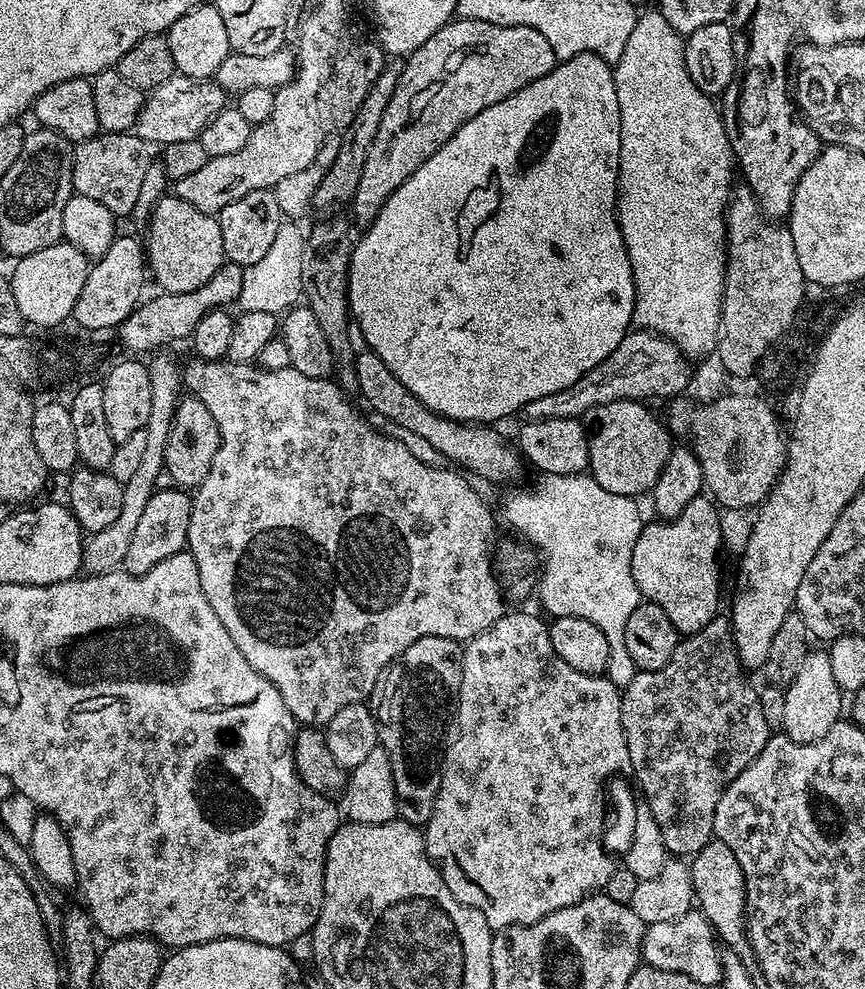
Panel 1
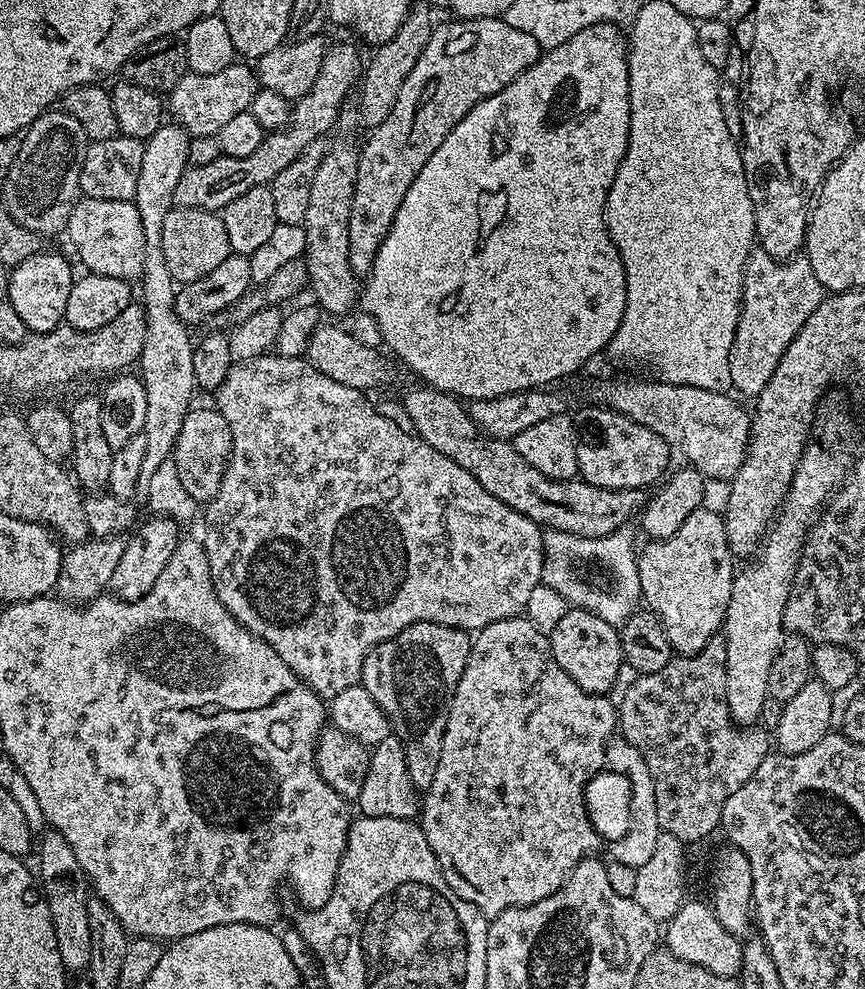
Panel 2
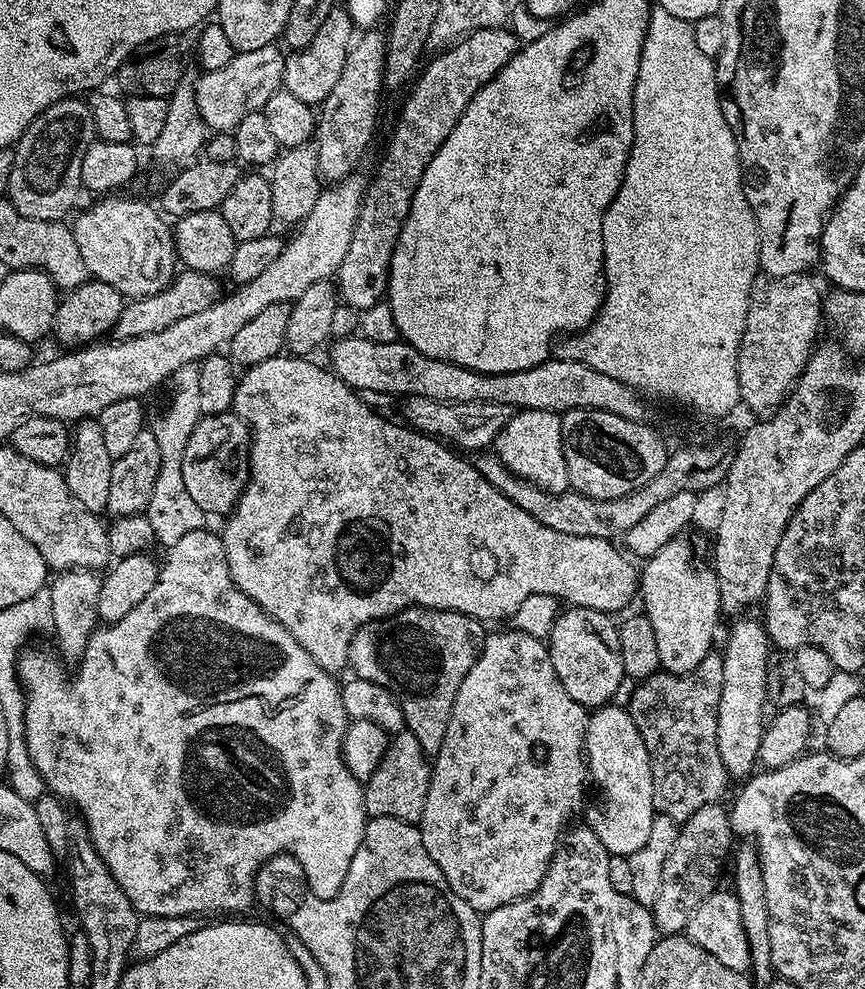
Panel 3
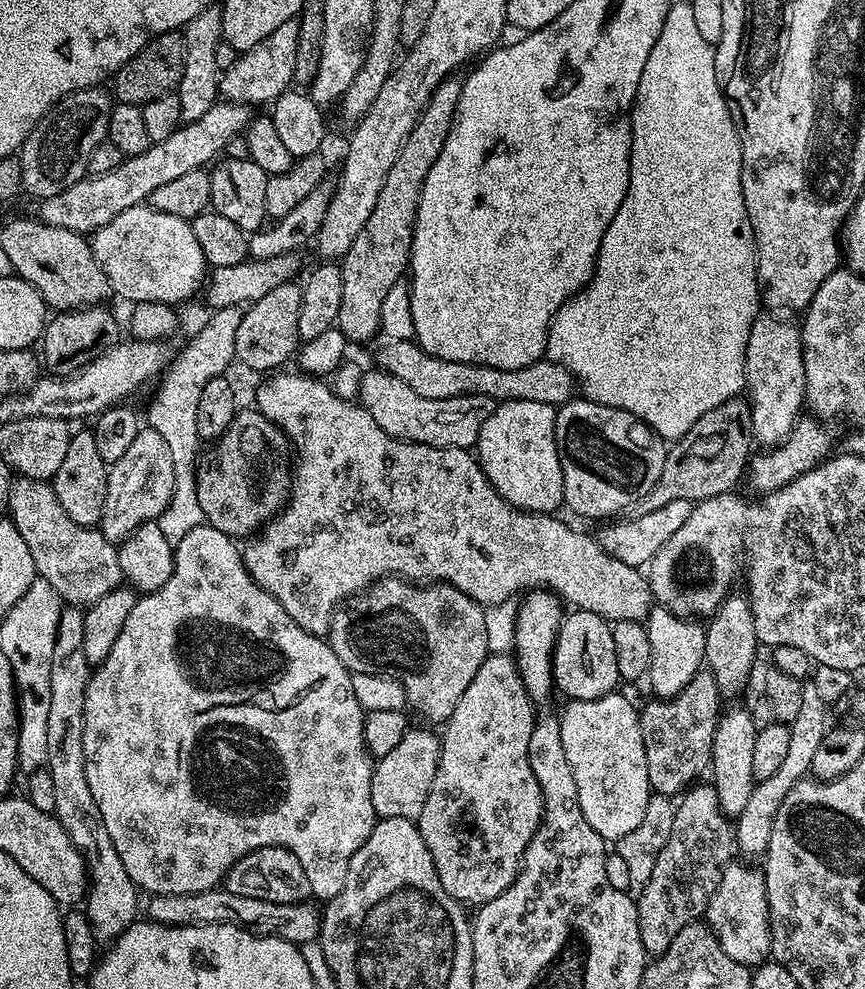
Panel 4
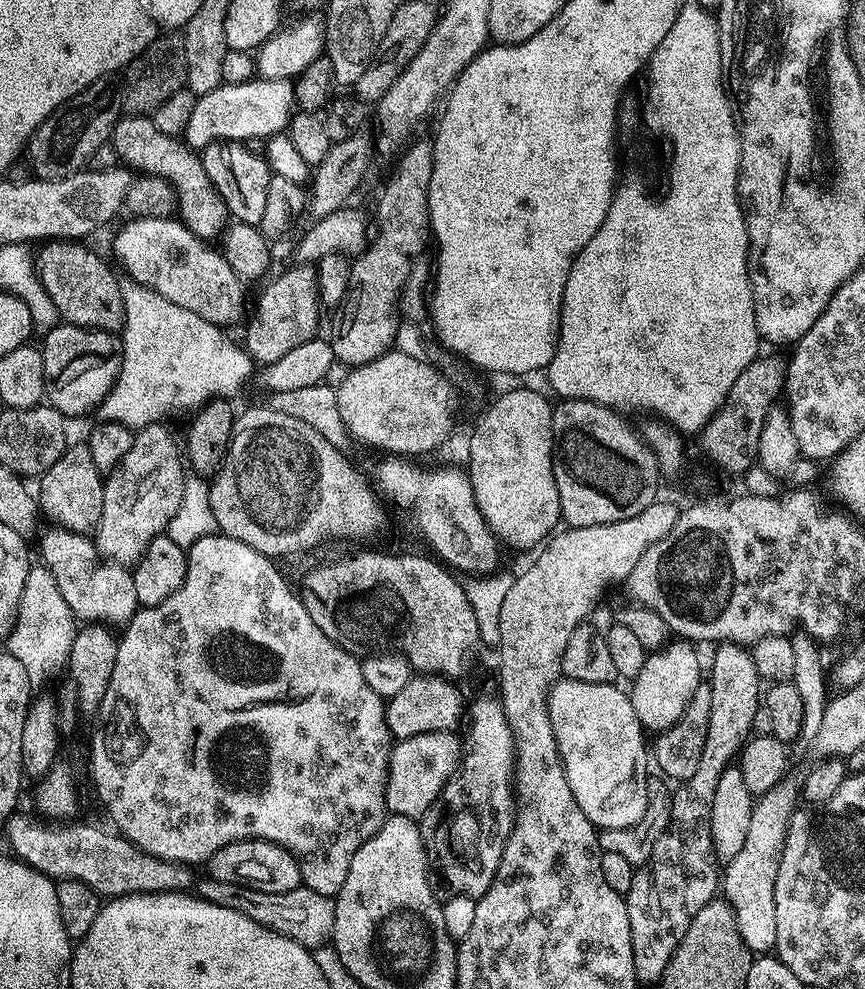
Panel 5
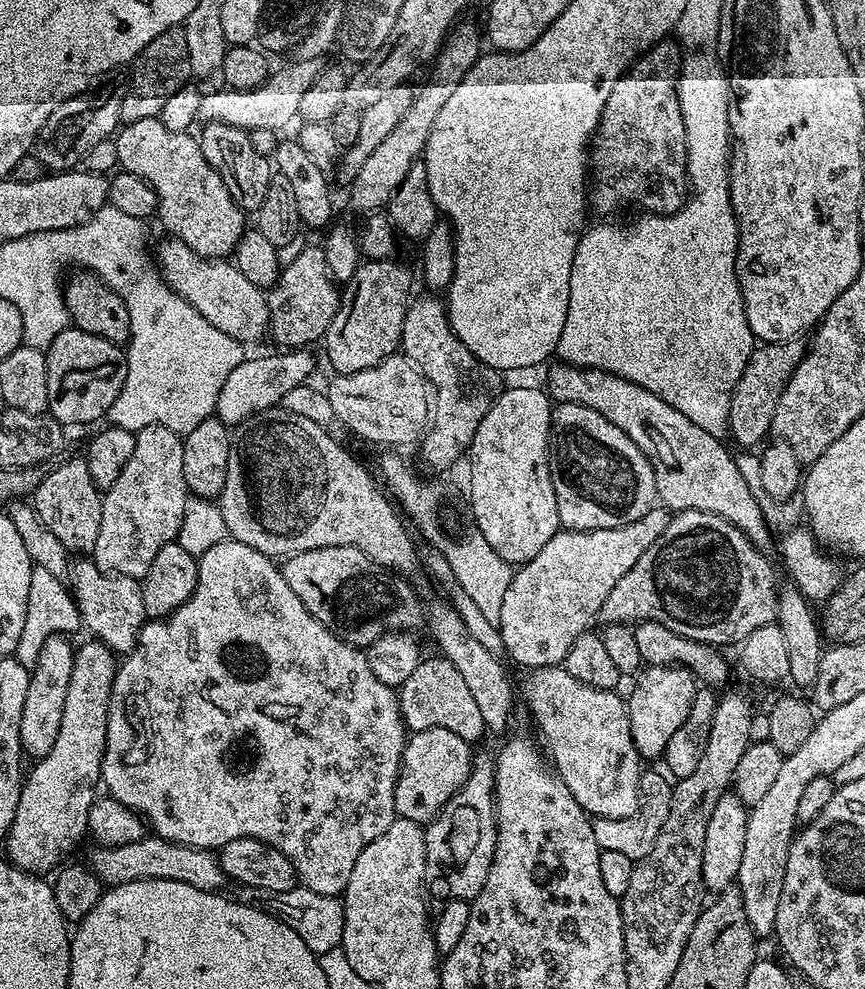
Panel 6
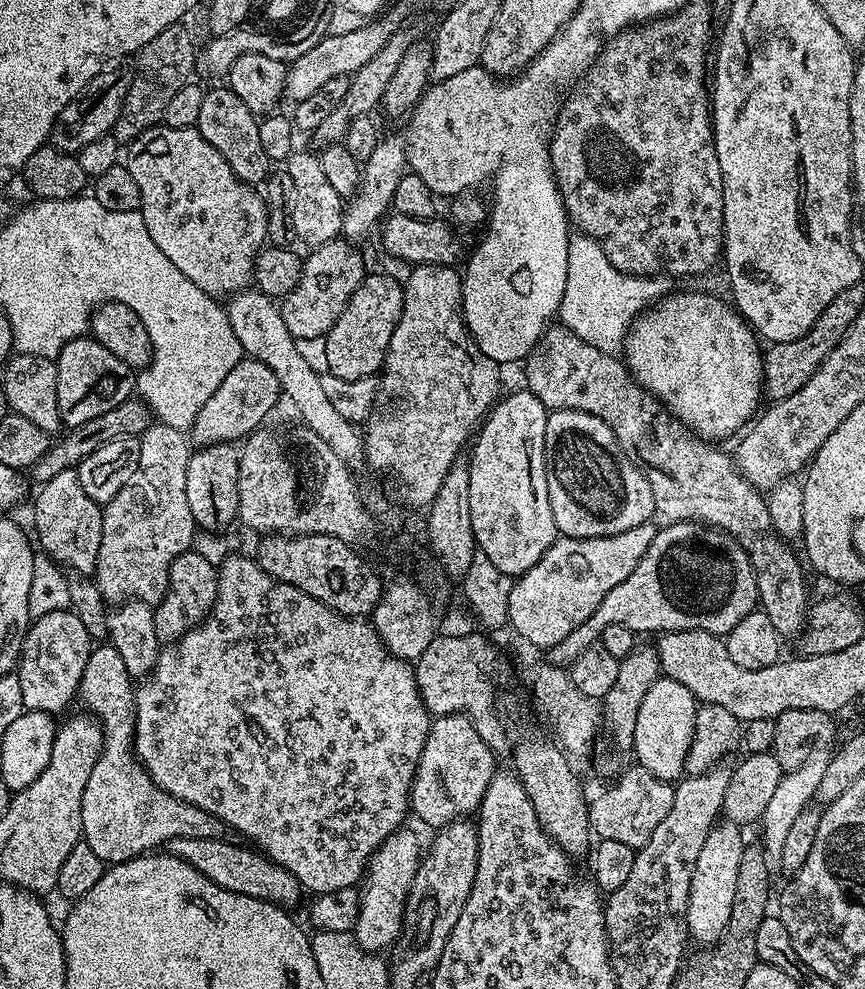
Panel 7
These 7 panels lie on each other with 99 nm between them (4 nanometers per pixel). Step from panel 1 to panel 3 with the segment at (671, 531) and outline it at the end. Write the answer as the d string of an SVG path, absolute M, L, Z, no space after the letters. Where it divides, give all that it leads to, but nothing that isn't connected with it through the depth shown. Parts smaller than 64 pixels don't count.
M677 538L666 542L658 554L647 557L643 561L642 567L638 572L638 596L644 599L643 615L647 616L650 627L654 630L656 643L658 645L658 658L660 667L663 671L673 672L674 674L686 674L702 662L708 653L713 651L716 640L716 627L722 621L720 610L720 591L716 581L715 567L703 564L696 557L696 552L692 549L692 544L685 538Z

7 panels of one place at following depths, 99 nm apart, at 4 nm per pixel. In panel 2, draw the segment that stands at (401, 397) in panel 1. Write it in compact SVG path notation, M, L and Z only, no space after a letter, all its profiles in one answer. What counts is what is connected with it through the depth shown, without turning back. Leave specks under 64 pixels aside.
M419 387L410 389L404 396L404 412L411 431L434 446L438 454L446 454L450 462L458 462L462 470L474 474L498 502L506 502L506 506L518 510L518 514L526 514L526 518L539 524L541 529L582 538L602 538L631 525L647 506L649 493L642 488L603 488L583 478L551 480L518 454L513 441L487 436L471 420L467 407L457 397L436 388Z

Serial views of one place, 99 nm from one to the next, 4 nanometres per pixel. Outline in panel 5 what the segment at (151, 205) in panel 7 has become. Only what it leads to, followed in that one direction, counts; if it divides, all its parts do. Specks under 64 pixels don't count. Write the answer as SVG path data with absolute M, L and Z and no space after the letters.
M121 115L120 121L114 126L110 142L129 169L142 168L141 171L166 178L176 187L179 219L195 236L211 241L212 236L219 237L223 233L230 220L228 207L222 202L218 190L214 190L204 169L203 159L177 137L162 134L162 130L154 126L151 115Z

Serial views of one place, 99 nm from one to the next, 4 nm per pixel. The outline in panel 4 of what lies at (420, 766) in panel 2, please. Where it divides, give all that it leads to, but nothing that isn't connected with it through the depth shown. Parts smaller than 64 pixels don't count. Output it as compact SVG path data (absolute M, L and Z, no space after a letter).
M386 576L383 580L376 581L371 588L361 592L359 596L337 608L328 627L326 639L332 645L334 654L338 654L342 666L346 666L349 672L382 674L383 676L394 678L406 690L407 707L409 709L413 708L424 719L421 721L427 722L432 726L443 726L448 723L450 714L454 714L454 706L458 706L458 701L462 698L463 692L466 691L466 686L470 686L470 681L473 680L474 674L478 674L478 666L482 666L482 662L490 654L487 648L485 609L485 605L478 603L477 600L470 599L466 594L462 594L462 590L458 590L452 584L445 584L443 582L413 582L398 576Z

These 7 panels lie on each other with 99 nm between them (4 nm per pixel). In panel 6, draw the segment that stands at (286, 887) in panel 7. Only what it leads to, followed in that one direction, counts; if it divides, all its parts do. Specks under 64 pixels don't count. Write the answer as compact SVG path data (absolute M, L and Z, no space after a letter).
M155 834L145 835L142 840L135 840L122 846L113 848L96 846L93 849L88 860L86 859L86 864L104 886L125 884L135 880L166 878L174 882L186 882L190 886L198 886L198 890L220 892L223 884L226 884L219 855L215 851L192 848L188 844L171 844Z

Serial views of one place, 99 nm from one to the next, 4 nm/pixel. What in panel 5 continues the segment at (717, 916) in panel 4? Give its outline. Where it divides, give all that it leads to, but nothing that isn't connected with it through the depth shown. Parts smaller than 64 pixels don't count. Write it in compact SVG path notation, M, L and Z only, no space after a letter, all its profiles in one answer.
M773 790L759 797L752 805L750 830L742 850L727 861L722 872L722 896L728 901L738 926L742 942L754 954L768 954L776 947L778 925L774 919L774 882L778 882L778 862L786 840L788 820L792 817L794 803L785 790Z

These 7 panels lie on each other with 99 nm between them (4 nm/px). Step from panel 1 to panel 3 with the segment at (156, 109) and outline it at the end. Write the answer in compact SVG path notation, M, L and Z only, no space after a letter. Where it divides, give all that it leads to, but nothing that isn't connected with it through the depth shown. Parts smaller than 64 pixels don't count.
M271 44L262 46L262 50L237 52L230 58L230 62L226 62L226 66L221 66L219 70L204 72L196 81L198 114L202 114L204 125L212 132L231 132L242 118L246 118L246 114L263 110L266 102L270 102L270 94L277 92L284 83L285 59L285 53L276 44Z

